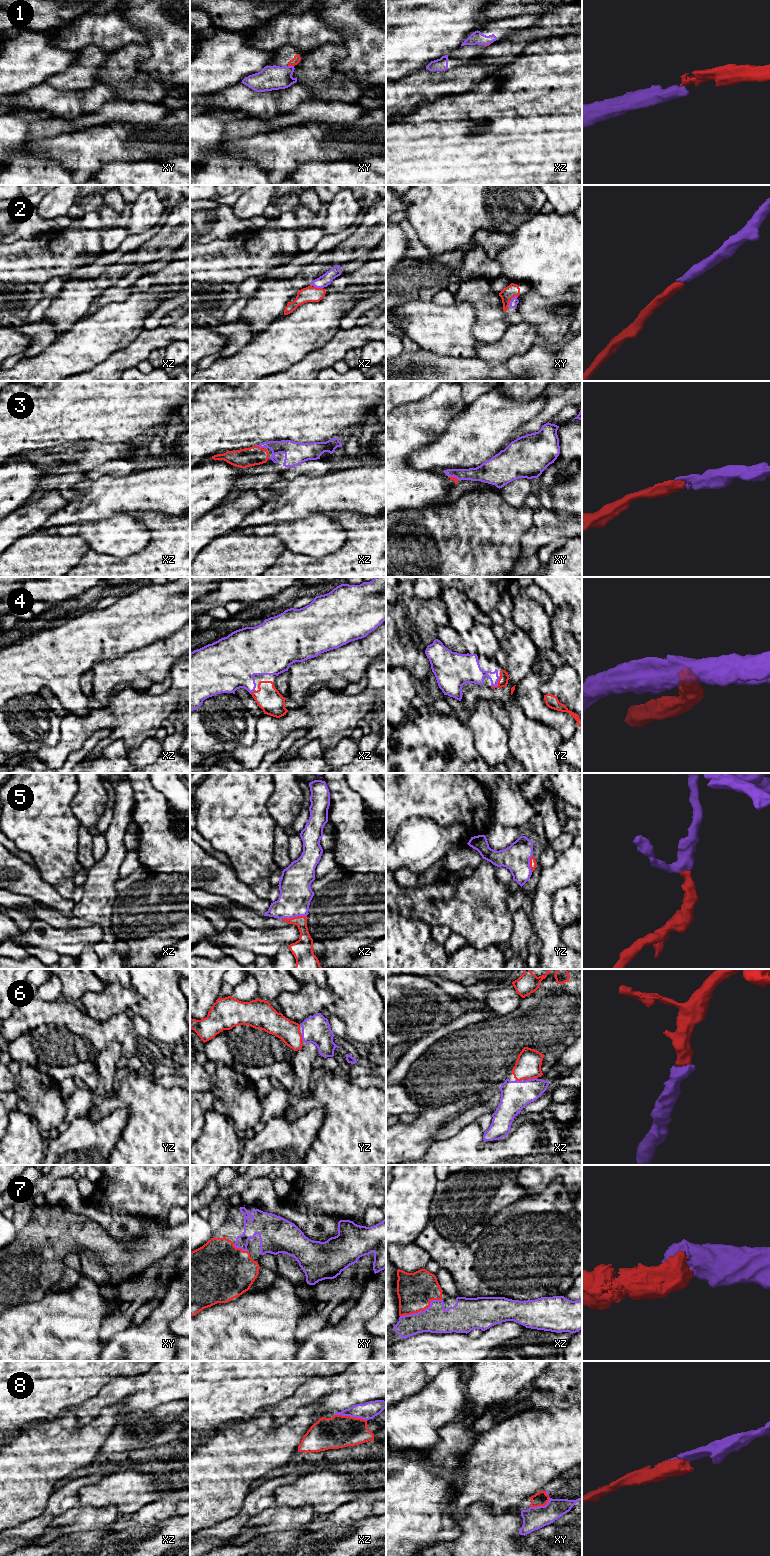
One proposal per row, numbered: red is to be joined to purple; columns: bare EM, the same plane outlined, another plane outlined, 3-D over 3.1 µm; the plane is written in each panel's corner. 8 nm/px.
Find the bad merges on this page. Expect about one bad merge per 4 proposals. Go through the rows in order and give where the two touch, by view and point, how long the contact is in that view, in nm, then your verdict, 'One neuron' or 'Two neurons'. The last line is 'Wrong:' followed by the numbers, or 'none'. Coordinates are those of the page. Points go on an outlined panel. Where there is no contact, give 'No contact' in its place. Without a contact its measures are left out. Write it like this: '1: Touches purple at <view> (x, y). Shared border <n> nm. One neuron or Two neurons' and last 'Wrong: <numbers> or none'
1: Touches purple at xy (291, 66). Shared border 50 nm. One neuron
2: Touches purple at xz (318, 287). Shared border 70 nm. One neuron
3: Touches purple at xz (260, 446). Shared border 50 nm. One neuron
4: Touches purple at yz (497, 684). Shared border 120 nm. One neuron
5: Touches purple at xz (293, 916). Shared border 200 nm. One neuron
6: Touches purple at xz (531, 1079). Shared border 80 nm. One neuron
7: Touches purple at xz (421, 1311). Shared border 360 nm. One neuron
8: Touches purple at xz (351, 1416). Shared border 260 nm. One neuron
Wrong: none

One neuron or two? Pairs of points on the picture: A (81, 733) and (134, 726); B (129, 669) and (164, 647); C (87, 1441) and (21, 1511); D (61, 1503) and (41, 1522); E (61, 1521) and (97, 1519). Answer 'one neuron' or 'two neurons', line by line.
A: one neuron
B: one neuron
C: one neuron
D: one neuron
E: one neuron

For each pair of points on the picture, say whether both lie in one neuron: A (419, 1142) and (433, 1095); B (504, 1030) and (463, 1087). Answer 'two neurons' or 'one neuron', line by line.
A: two neurons
B: one neuron

